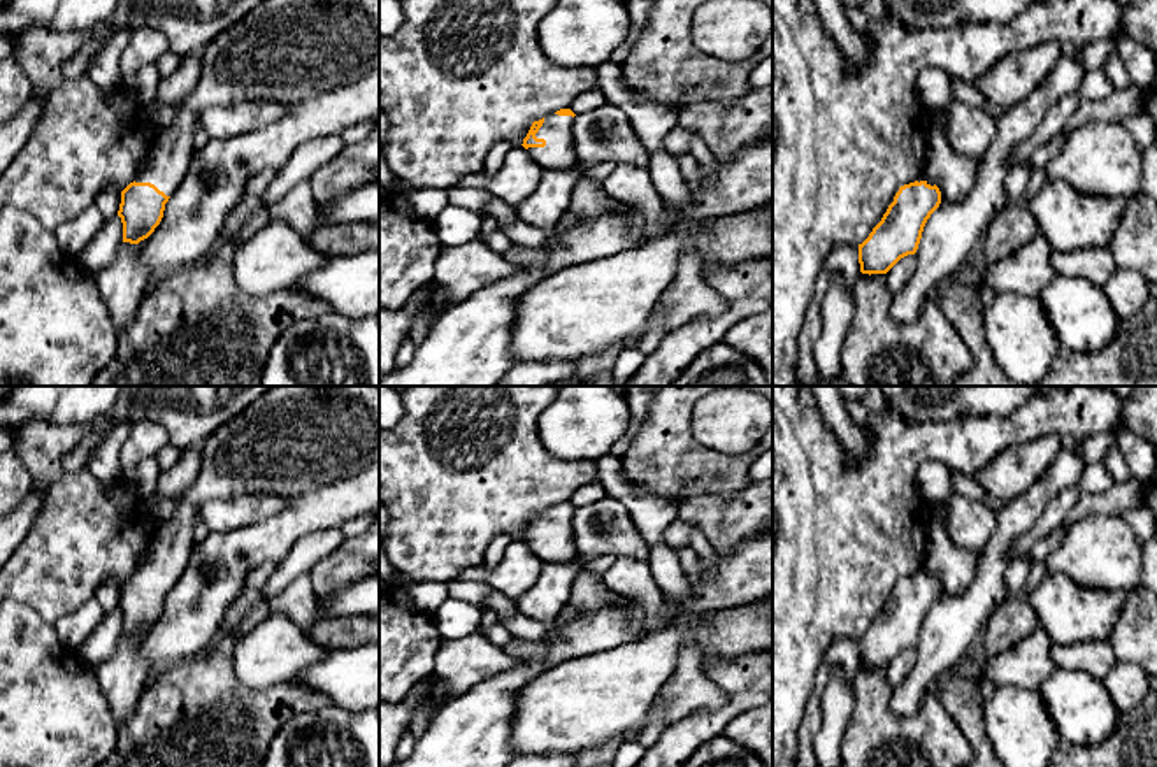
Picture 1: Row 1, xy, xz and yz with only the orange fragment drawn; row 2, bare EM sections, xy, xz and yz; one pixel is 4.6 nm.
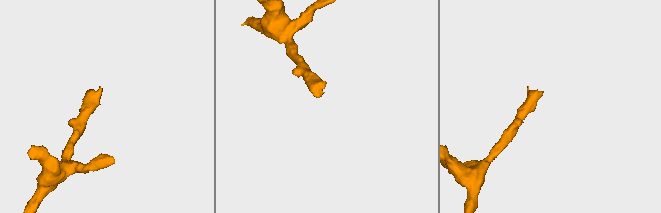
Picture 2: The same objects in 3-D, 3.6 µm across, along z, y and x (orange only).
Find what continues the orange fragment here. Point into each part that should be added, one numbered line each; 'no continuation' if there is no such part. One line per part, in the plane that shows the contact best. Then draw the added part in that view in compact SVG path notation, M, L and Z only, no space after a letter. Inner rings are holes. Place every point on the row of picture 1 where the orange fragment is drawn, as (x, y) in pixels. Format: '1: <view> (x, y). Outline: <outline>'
1: xz (557, 130). Outline: M550 114L535 133L544 139L544 147L528 147L528 154L544 168L569 168L578 165L574 149L572 116Z

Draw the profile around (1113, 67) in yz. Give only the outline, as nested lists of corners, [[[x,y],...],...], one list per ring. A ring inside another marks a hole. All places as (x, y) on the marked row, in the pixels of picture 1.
[[[1117,53],[1110,54],[1101,68],[1113,82],[1115,90],[1125,90],[1132,84],[1131,75]]]

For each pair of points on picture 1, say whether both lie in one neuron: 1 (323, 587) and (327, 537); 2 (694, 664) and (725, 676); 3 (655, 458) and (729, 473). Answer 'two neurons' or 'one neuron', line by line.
1: two neurons
2: two neurons
3: one neuron

